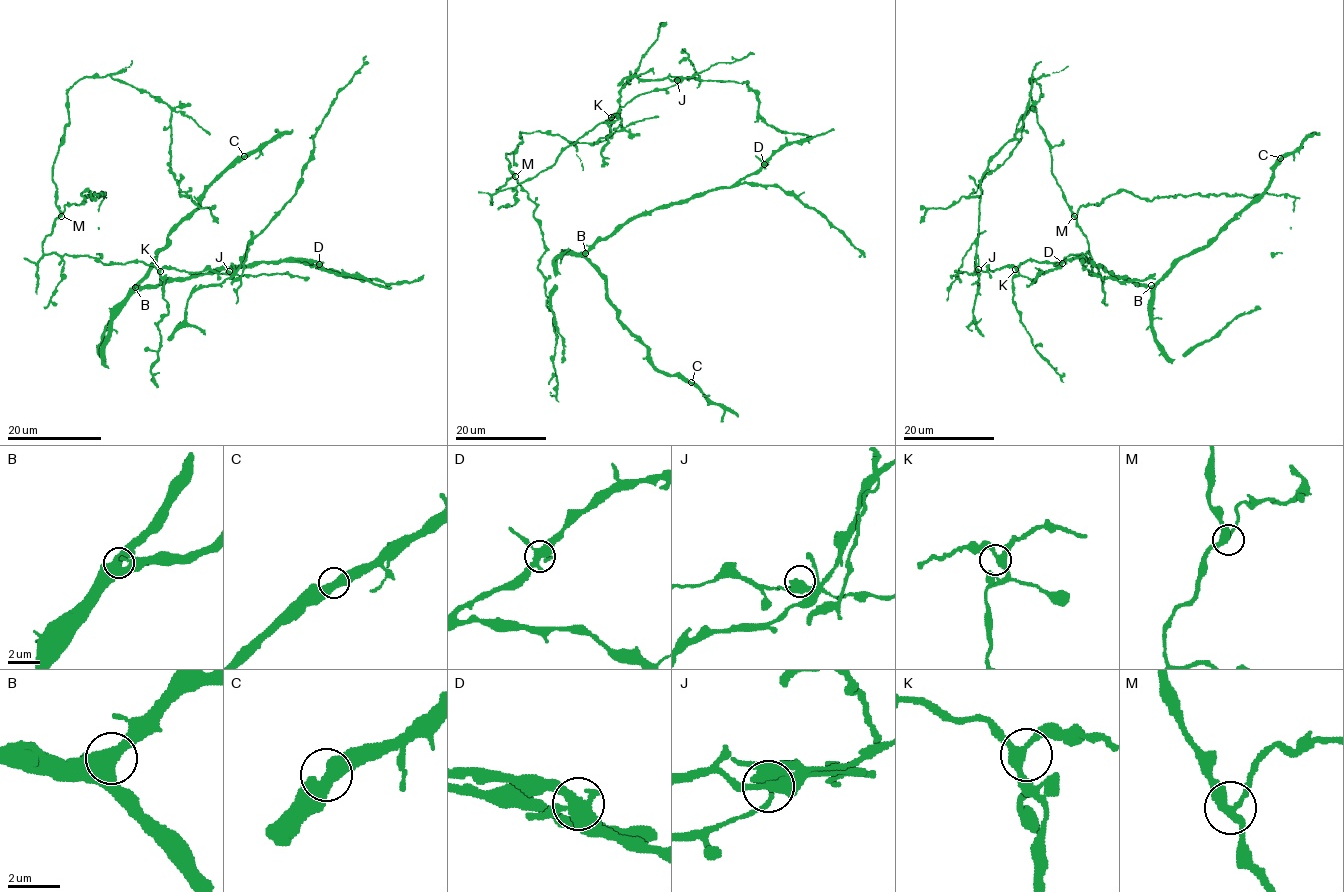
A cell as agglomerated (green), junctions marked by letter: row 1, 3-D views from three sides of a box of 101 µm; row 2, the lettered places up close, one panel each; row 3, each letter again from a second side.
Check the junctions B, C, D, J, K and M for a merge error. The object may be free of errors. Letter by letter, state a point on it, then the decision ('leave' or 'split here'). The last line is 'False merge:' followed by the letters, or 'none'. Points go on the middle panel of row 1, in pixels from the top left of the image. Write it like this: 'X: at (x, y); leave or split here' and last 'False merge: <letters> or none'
B: at (585, 253); leave
C: at (691, 382); leave
D: at (764, 164); leave
J: at (677, 80); leave
K: at (611, 117); leave
M: at (515, 176); leave
False merge: none

